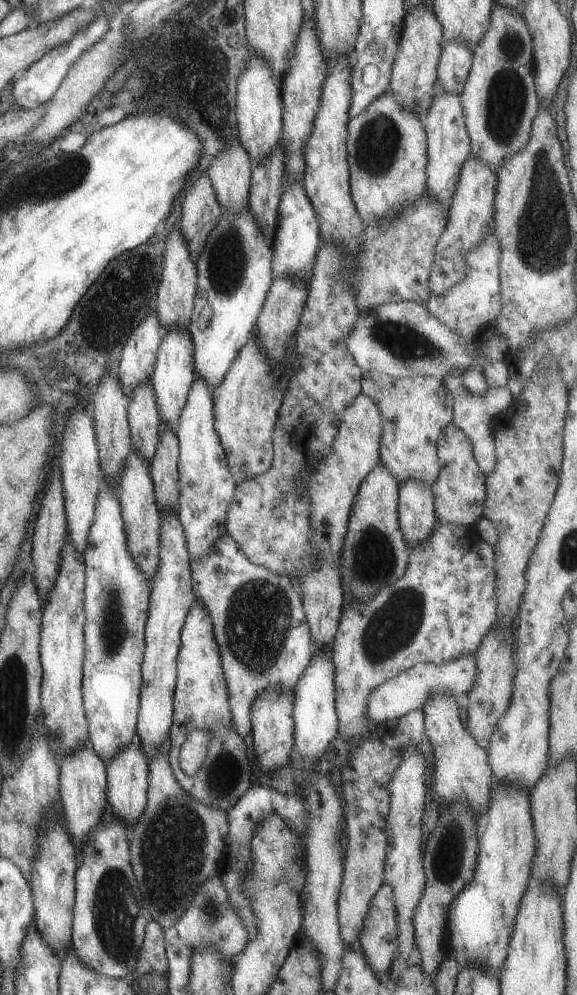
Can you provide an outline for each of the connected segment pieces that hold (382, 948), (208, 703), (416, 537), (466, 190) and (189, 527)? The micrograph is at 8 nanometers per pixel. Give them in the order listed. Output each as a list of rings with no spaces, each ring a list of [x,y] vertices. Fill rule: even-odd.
[[[382,883],[371,897],[358,941],[360,952],[376,976],[389,971],[398,952],[396,941],[395,903],[391,887]]]
[[[199,600],[185,615],[176,657],[173,722],[168,732],[166,757],[172,775],[185,793],[209,808],[227,813],[239,797],[253,786],[253,762],[245,754],[243,739],[233,730],[219,649],[212,633],[208,612]],[[194,730],[200,730],[202,734],[210,736],[210,739],[199,768],[193,774],[186,775],[180,769],[178,754],[185,734]]]
[[[417,481],[401,483],[396,505],[400,533],[408,548],[424,543],[436,524],[430,486]]]
[[[469,156],[463,161],[446,214],[446,225],[434,246],[435,255],[428,276],[431,293],[442,295],[464,277],[466,254],[488,234],[488,223],[494,210],[496,180],[496,174],[484,162],[479,162],[479,159]]]
[[[194,376],[182,411],[175,436],[178,438],[178,504],[176,514],[180,520],[188,557],[202,561],[214,542],[226,532],[227,507],[230,505],[236,482],[229,472],[223,447],[213,430],[213,389]]]

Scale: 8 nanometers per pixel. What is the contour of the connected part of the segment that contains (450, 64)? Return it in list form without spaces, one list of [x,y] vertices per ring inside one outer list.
[[[447,41],[438,58],[436,78],[440,88],[445,93],[459,96],[471,63],[471,48],[464,43]]]

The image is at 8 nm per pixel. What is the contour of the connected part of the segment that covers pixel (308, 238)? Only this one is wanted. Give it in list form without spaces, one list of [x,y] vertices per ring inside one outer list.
[[[287,176],[283,178],[283,192],[277,209],[277,220],[275,230],[271,238],[271,276],[298,277],[308,280],[314,265],[315,253],[319,244],[318,224],[302,183],[291,181]]]

